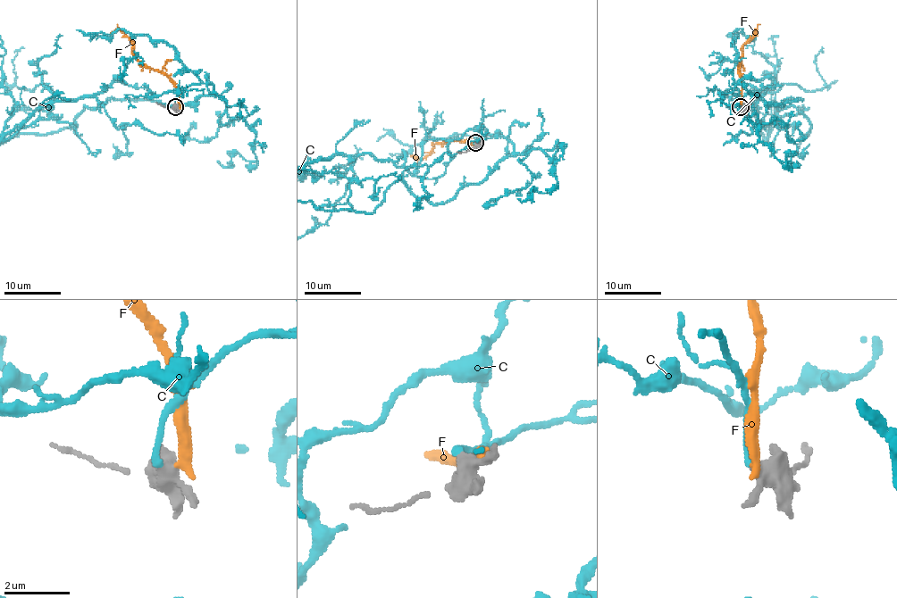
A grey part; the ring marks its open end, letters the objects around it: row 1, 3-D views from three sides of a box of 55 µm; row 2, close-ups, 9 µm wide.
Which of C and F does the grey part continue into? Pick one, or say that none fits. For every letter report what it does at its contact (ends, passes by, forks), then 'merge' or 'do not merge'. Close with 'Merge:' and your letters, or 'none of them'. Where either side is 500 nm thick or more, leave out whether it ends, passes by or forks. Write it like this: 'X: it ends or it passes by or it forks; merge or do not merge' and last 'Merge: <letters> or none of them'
C: it ends; merge
F: do not merge
Merge: C

